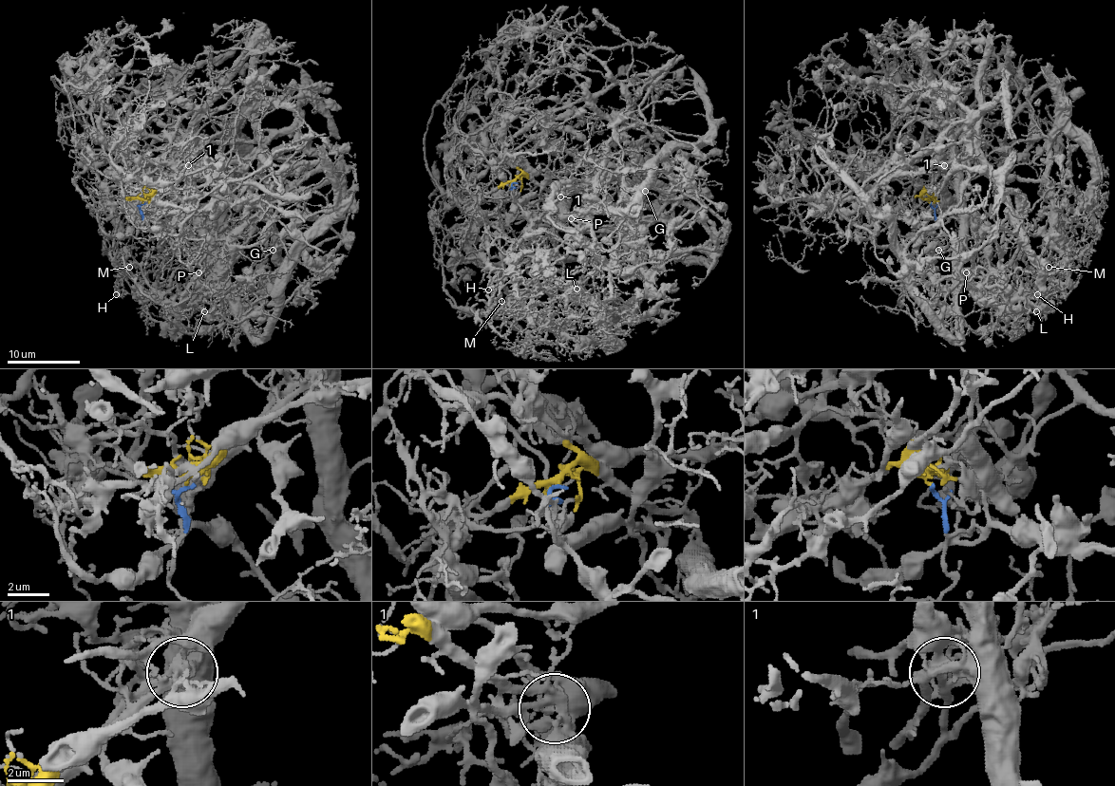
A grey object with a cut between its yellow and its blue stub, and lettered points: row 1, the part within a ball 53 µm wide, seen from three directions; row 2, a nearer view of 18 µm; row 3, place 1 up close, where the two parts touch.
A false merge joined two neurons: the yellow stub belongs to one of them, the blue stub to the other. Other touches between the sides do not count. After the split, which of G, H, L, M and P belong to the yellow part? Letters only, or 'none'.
G, P

